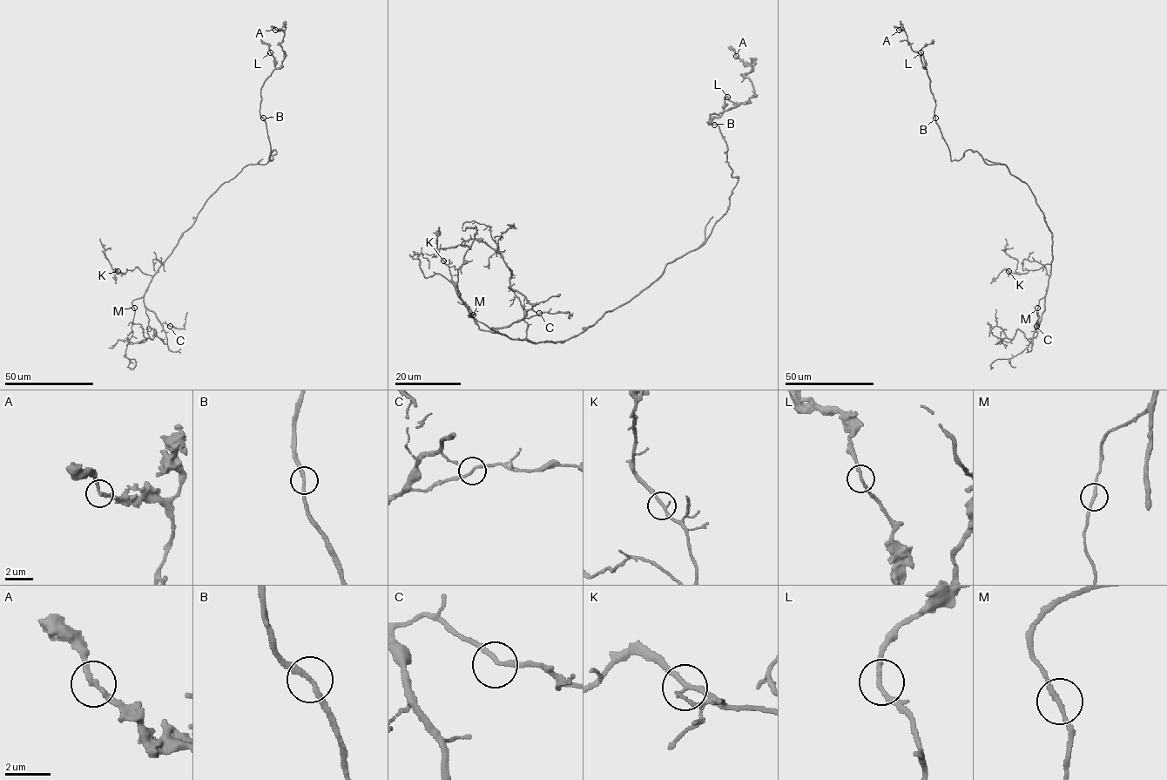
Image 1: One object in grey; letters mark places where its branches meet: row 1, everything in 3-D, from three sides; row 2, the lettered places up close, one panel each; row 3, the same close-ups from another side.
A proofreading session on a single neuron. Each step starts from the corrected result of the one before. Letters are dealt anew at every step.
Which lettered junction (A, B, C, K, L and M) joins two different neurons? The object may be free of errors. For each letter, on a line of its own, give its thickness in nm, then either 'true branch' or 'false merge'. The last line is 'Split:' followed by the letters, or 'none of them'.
A: 200 nm thick; true branch
B: 200 nm thick; true branch
C: 180 nm thick; true branch
K: 200 nm thick; true branch
L: 190 nm thick; true branch
M: 200 nm thick; true branch
Split: none of them

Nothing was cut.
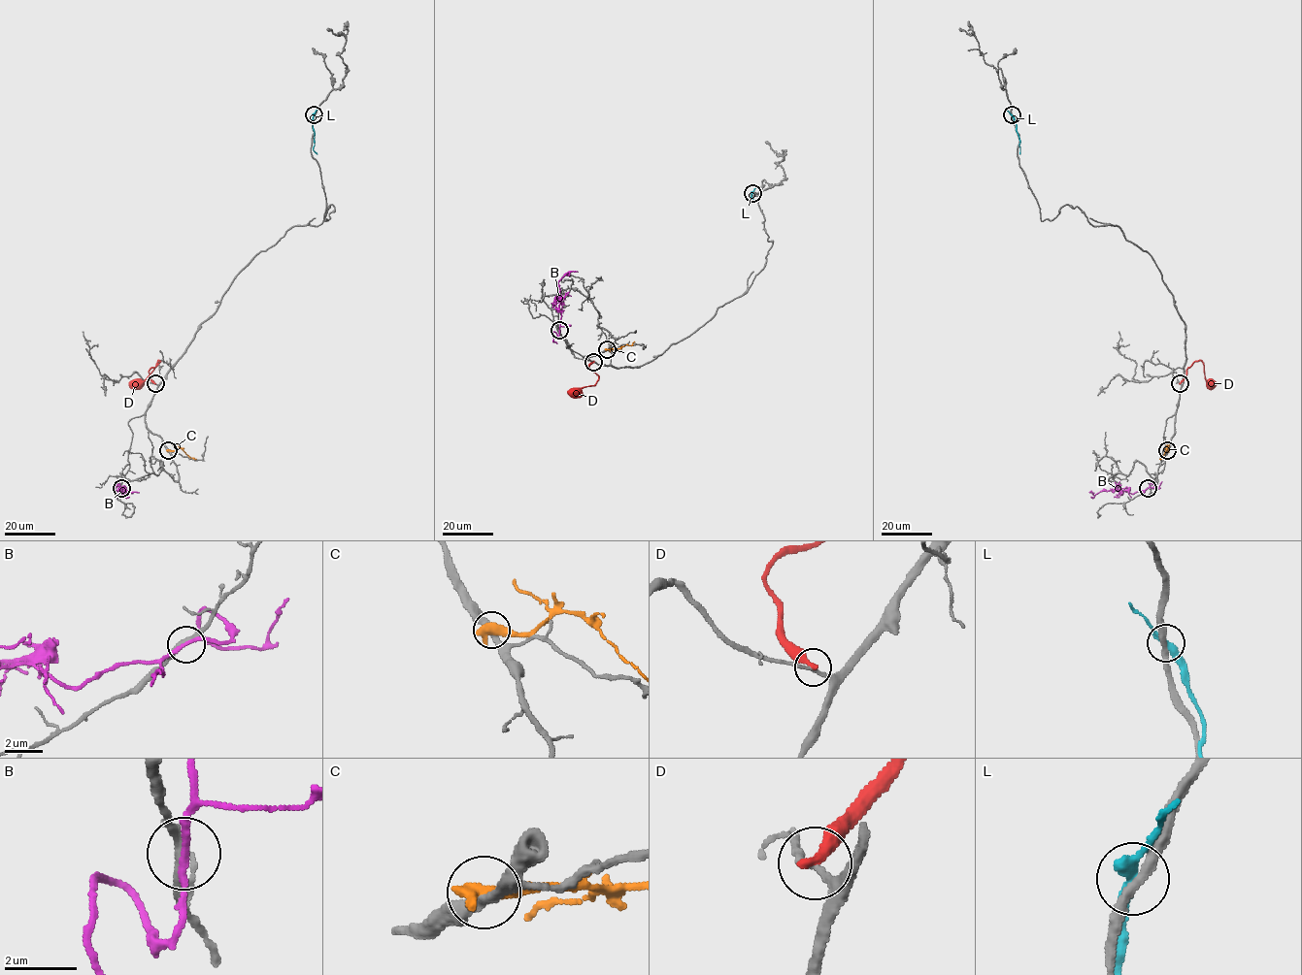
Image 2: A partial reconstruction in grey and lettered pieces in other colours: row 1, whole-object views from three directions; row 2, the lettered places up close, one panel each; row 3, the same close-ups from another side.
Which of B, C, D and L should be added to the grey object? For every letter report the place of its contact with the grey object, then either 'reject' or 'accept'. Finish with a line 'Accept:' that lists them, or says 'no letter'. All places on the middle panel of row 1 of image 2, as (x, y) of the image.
B: contact (559, 330); reject
C: contact (607, 349); reject
D: contact (593, 362); reject
L: contact (752, 193); reject
Accept: no letter

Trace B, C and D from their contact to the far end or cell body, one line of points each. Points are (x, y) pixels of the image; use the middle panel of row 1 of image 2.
B: (559, 329), (558, 281), (568, 273), (578, 272)
C: (607, 349), (618, 349), (634, 341)
D: (593, 362), (586, 368), (598, 375), (597, 382), (584, 386), (576, 395), (570, 395)

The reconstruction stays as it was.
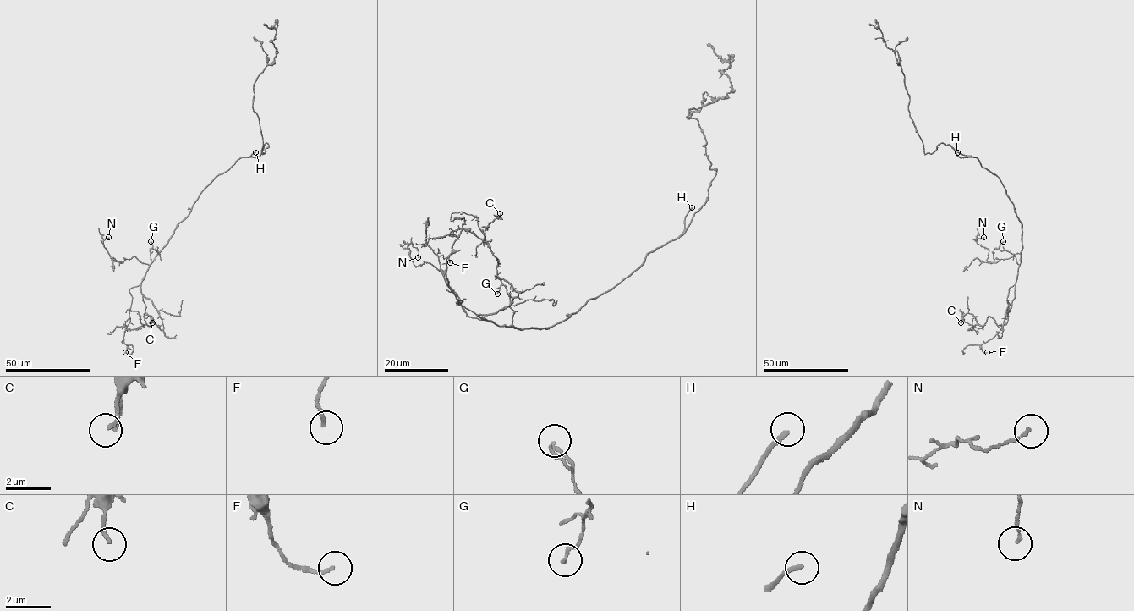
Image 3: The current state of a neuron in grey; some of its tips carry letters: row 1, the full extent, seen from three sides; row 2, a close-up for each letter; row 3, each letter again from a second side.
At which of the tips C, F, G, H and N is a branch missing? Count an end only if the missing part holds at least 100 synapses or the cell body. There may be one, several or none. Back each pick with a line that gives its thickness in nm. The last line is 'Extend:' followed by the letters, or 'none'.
H: 200 nm thick
Extend: H

